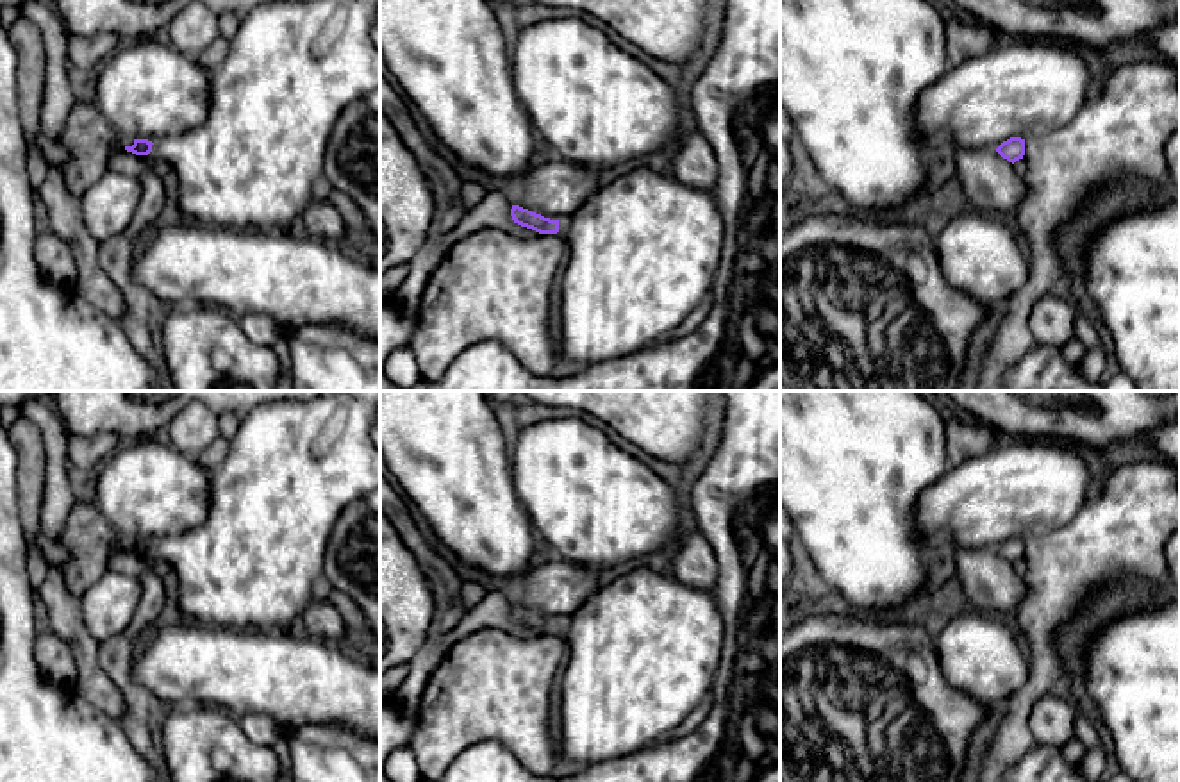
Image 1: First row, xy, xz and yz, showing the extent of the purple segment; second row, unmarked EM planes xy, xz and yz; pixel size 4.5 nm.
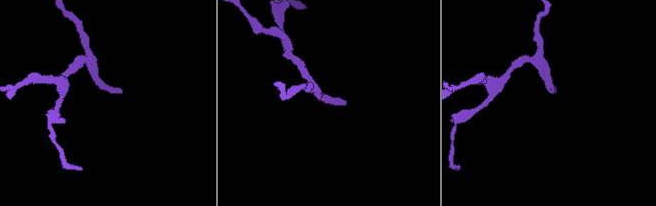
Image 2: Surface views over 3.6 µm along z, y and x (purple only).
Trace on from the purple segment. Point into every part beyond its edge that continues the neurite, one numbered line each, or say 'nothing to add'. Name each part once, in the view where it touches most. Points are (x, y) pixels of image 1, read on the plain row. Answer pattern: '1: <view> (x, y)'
1: xz (643, 650)

